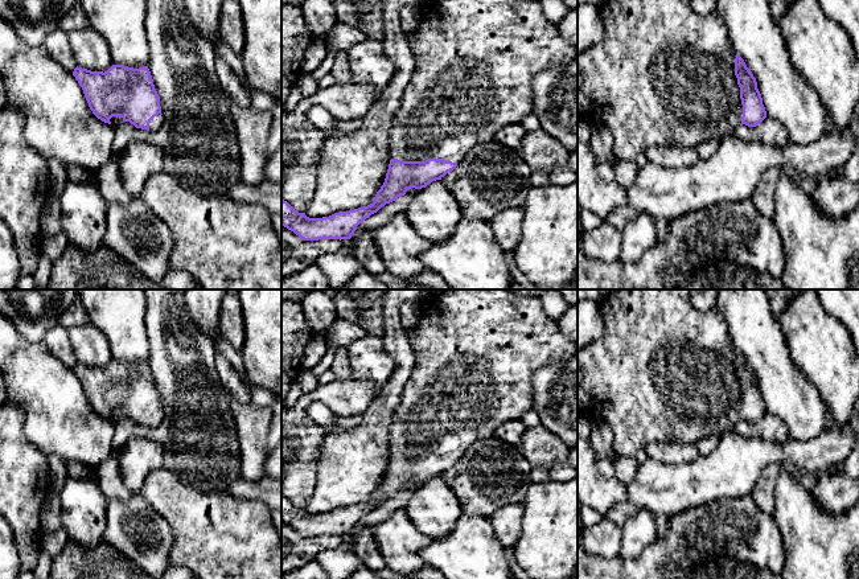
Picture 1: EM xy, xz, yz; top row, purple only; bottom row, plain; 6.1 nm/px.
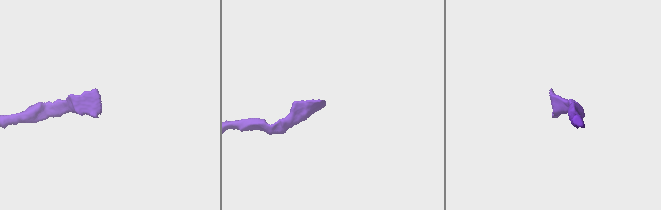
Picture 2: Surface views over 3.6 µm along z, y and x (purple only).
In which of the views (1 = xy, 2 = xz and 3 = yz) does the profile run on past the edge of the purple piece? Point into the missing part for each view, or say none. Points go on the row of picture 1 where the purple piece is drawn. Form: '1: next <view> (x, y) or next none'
1: next xy (156, 122)
2: next xz (475, 60)
3: next yz (662, 76)

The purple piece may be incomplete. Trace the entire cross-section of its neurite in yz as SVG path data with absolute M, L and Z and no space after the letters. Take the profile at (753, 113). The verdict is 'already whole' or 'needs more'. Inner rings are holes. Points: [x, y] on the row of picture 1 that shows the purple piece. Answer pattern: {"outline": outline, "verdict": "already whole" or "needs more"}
{"outline": "M607 0L600 9L603 40L578 53L578 112L609 128L616 157L634 161L649 147L696 148L708 140L720 141L740 124L756 127L766 118L756 78L715 16L696 15L690 0Z", "verdict": "needs more"}

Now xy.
{"outline": "M112 65L107 71L75 67L73 75L93 114L104 123L130 122L136 128L157 131L163 122L160 96L148 66Z", "verdict": "needs more"}

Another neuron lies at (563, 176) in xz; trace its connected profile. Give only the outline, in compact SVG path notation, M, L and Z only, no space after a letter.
M568 167L555 169L548 174L548 180L554 185L568 185L578 180L578 173Z

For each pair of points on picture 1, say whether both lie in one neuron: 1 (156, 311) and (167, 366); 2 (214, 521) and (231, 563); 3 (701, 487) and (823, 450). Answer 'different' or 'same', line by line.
1: same
2: same
3: same

